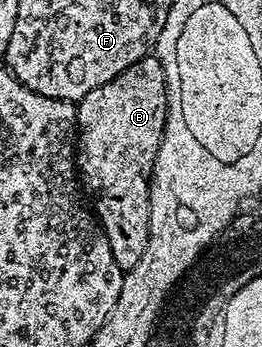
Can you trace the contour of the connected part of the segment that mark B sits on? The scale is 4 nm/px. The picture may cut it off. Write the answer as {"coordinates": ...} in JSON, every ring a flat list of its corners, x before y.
{"coordinates":[[157,54,146,55,140,61,133,63,128,69,124,69,112,81,92,89,77,104,78,125,76,128,76,143,80,148,80,179,88,190,94,194,94,203,92,202,92,211,99,223,102,224,102,232,108,237,108,245,112,249,112,257,116,257,116,265,120,265,123,273,130,271,144,255,148,249,148,237,150,236,150,180,154,173,154,162,156,161,157,151,162,144,162,138,166,132,166,116,170,110,170,94,166,88,166,74,164,65,158,60]]}

